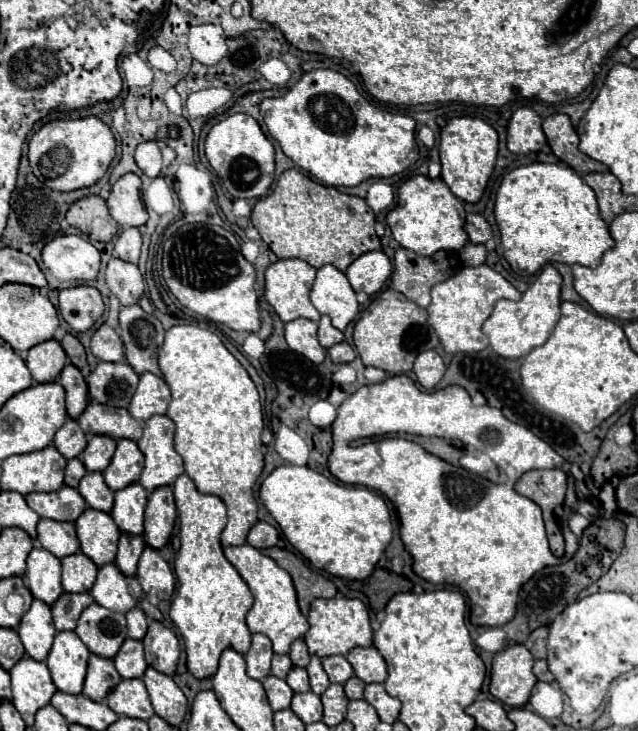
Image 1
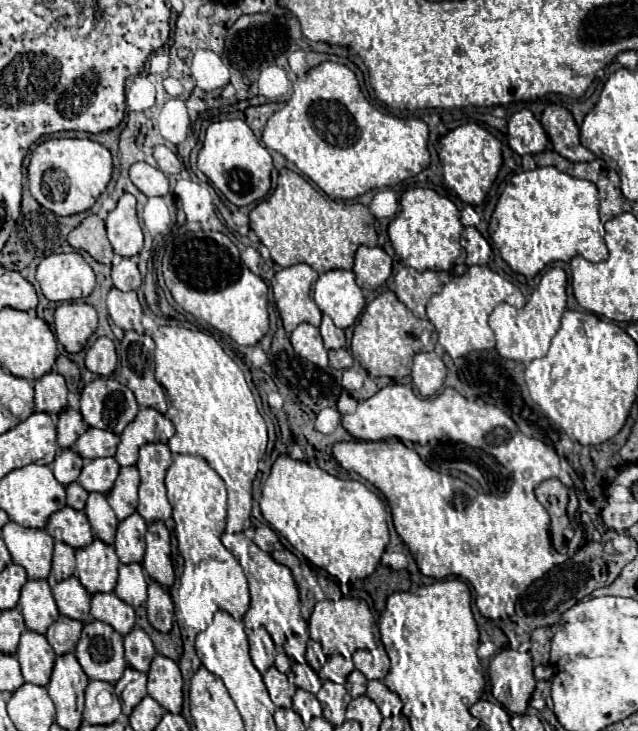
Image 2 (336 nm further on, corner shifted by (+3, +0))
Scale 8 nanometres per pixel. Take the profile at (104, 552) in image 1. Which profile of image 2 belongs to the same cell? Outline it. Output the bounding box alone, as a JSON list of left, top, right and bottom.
[76,538,120,594]

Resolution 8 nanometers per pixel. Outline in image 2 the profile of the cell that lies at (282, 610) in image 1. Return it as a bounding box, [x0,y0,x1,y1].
[222,532,308,652]

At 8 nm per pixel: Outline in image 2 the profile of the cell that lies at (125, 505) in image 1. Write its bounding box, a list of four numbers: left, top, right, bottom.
[114,512,146,564]

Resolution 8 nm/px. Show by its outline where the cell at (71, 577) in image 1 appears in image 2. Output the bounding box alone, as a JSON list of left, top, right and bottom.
[52,576,90,622]

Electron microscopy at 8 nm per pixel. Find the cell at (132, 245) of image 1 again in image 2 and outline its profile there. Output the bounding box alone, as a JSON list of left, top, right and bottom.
[112,258,142,290]

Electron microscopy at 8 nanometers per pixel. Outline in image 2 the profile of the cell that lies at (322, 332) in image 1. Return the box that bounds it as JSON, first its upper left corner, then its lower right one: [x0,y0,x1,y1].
[320,316,346,350]

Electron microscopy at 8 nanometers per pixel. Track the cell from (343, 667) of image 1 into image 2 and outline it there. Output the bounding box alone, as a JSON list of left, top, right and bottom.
[319,655,354,684]

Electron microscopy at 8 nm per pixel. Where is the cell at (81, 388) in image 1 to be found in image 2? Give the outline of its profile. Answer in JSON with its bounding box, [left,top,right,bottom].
[58,406,86,448]

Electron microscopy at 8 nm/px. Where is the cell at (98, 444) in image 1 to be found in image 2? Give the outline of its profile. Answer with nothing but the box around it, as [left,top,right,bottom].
[80,458,120,494]

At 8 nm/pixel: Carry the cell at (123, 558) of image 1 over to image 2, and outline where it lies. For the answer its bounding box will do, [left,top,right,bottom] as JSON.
[114,562,146,606]

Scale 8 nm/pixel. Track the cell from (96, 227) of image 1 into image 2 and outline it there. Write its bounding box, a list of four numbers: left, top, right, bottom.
[68,214,114,264]

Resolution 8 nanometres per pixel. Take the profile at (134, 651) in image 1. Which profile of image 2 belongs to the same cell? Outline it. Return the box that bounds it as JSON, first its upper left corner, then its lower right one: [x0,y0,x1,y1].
[114,666,146,714]

